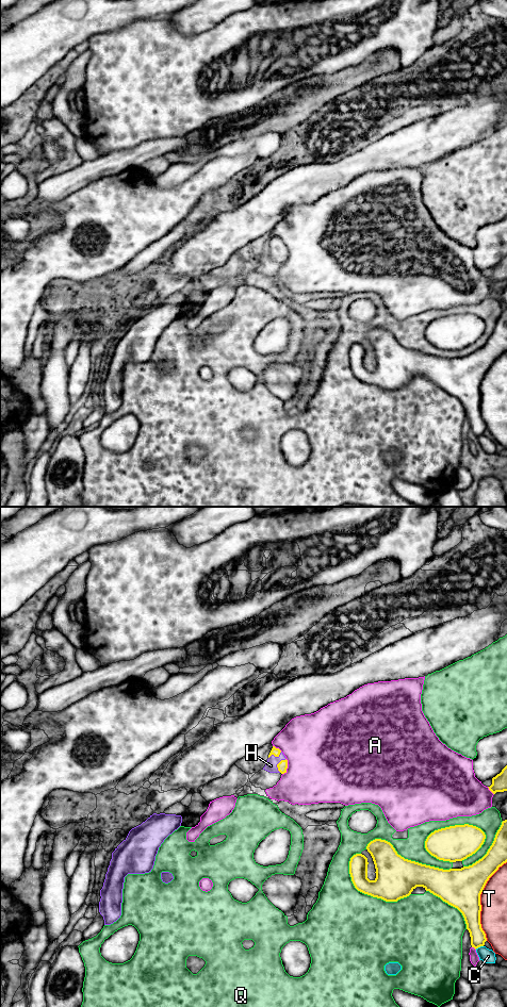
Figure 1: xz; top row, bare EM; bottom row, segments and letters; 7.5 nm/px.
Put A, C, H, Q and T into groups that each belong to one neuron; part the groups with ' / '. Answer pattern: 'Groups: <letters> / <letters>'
Groups: A / C / H / Q / T

